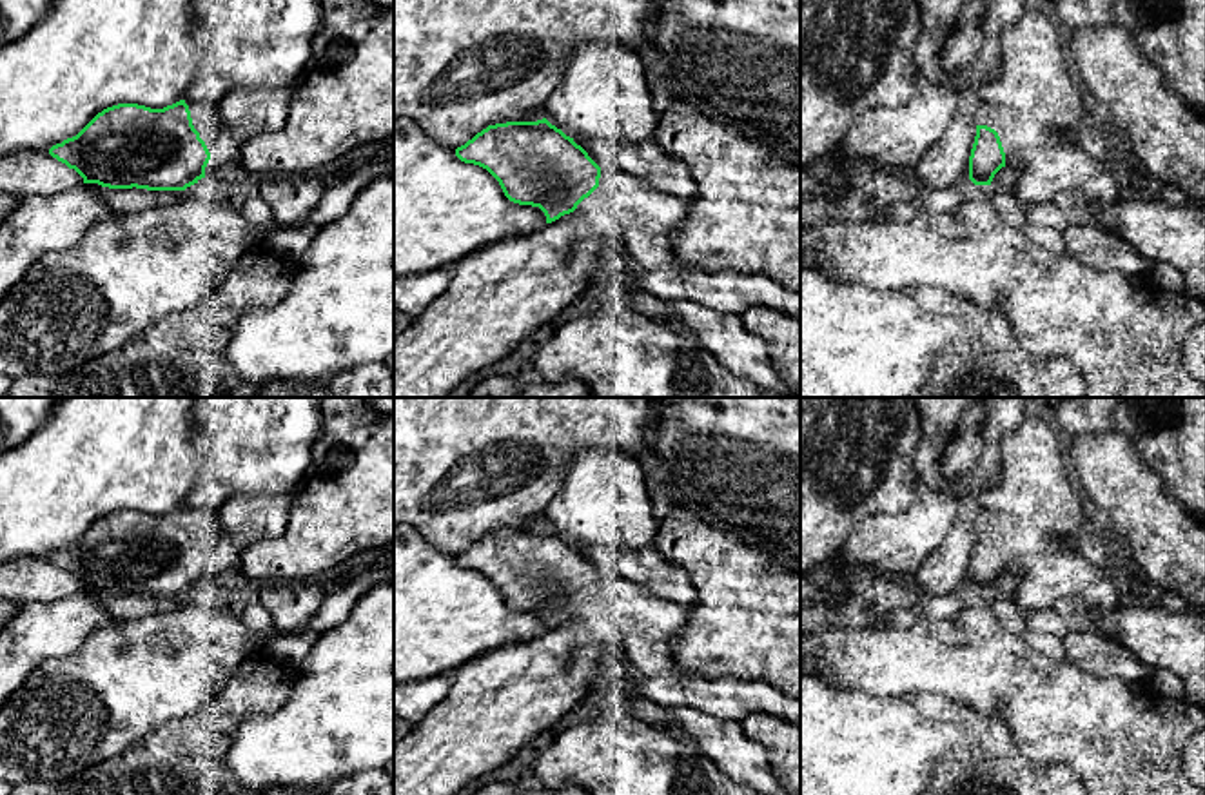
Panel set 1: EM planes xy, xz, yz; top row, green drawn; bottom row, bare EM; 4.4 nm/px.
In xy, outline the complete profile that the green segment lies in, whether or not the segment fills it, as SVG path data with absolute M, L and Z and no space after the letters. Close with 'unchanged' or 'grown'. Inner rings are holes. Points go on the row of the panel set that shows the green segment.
M180 100L163 109L107 107L49 154L74 169L83 183L185 191L201 178L227 174L241 145L225 129L220 107Z | grown

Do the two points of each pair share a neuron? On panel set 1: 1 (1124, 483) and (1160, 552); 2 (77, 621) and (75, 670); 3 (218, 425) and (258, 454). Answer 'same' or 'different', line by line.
1: same
2: different
3: same

